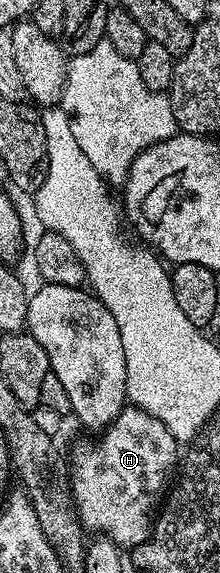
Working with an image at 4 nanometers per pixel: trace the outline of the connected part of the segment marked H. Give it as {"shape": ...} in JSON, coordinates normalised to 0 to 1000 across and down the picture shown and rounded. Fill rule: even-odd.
{"shape":[[[605,709],[564,710],[441,764],[450,768],[432,775],[345,777],[336,791],[309,796],[309,810],[327,818],[336,880],[355,887],[377,923],[432,921],[432,930],[518,944],[541,958],[605,960],[682,937],[727,874],[764,852],[755,836],[768,834],[773,822],[782,831],[818,803],[818,770],[773,756],[764,743],[745,743],[745,736],[727,736],[650,712]]]}

